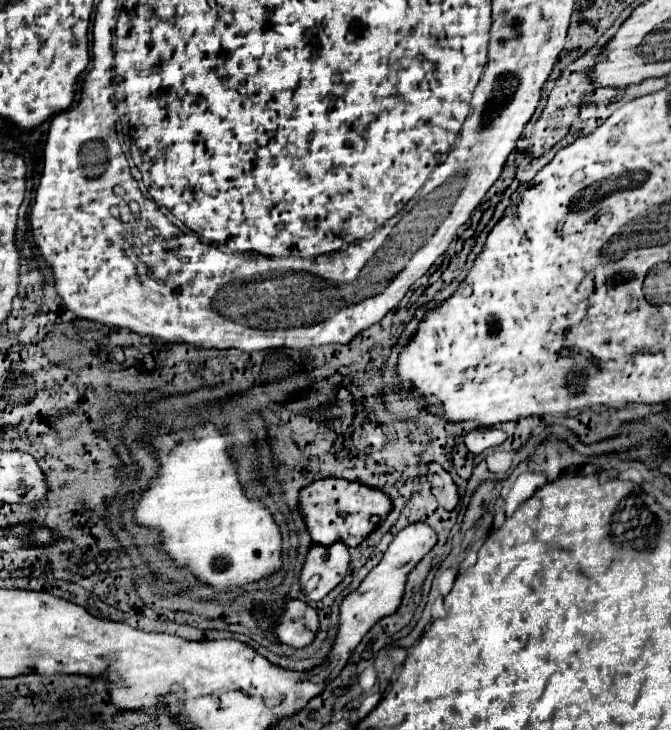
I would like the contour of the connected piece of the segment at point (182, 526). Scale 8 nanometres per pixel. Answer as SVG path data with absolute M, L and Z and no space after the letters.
M213 424L197 426L197 428L193 428L191 432L177 432L177 434L169 434L167 430L155 432L155 430L151 428L149 434L153 436L153 446L155 446L155 452L157 452L159 462L161 462L161 474L159 474L159 478L149 486L149 490L145 492L145 496L141 498L141 502L135 506L135 522L137 522L137 524L143 524L143 526L157 528L159 534L161 534L163 550L165 550L179 566L189 566L191 572L195 574L195 578L199 578L199 580L205 582L205 584L213 584L213 586L217 586L219 590L225 590L225 588L229 588L229 586L243 586L243 584L247 584L247 582L259 580L259 578L269 576L271 572L279 570L279 568L281 568L281 532L279 532L277 524L273 522L271 512L265 510L263 504L253 502L253 500L249 500L249 498L243 494L243 490L241 490L241 486L239 486L239 480L237 480L235 464L231 462L231 458L229 458L229 454L227 454L227 452L229 452L229 444L219 438L219 432L213 428Z

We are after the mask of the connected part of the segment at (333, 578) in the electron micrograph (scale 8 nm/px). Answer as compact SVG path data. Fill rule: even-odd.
M335 542L329 548L321 546L321 544L313 544L307 550L305 564L299 574L299 584L301 584L303 596L307 600L321 600L323 596L327 596L343 580L347 566L349 566L349 550L345 544ZM315 574L321 576L321 580L307 594L307 580L311 580Z

